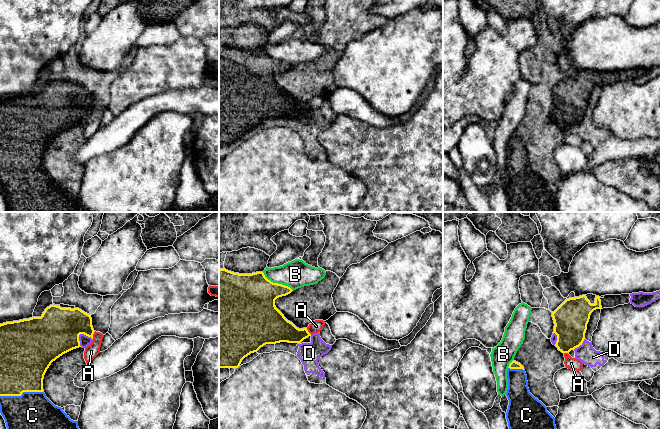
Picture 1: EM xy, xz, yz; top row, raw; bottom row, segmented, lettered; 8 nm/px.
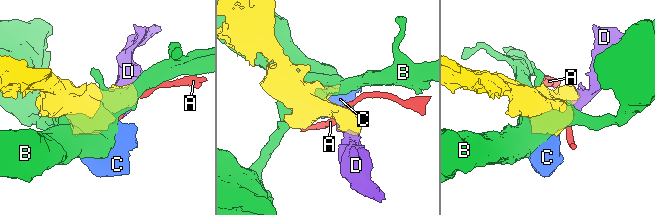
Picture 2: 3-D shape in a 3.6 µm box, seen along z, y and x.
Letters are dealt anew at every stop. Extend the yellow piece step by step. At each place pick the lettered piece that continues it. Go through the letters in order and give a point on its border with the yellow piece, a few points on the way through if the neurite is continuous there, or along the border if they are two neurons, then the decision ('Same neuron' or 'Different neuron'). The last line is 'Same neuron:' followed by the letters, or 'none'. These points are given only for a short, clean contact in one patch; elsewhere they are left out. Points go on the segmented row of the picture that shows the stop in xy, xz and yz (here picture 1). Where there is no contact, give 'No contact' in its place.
A: Touches yellow at xy (92, 335). Boundary: xy (95, 331), (92, 338). Different neuron
B: Touches yellow at xz (277, 283). Different neuron
C: Touches yellow at xy (21, 394). Same neuron
D: Touches yellow at xy (85, 334). Same neuron
Same neuron: C, D

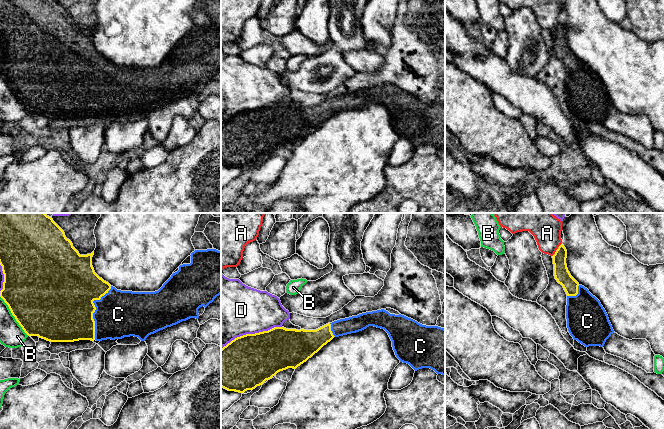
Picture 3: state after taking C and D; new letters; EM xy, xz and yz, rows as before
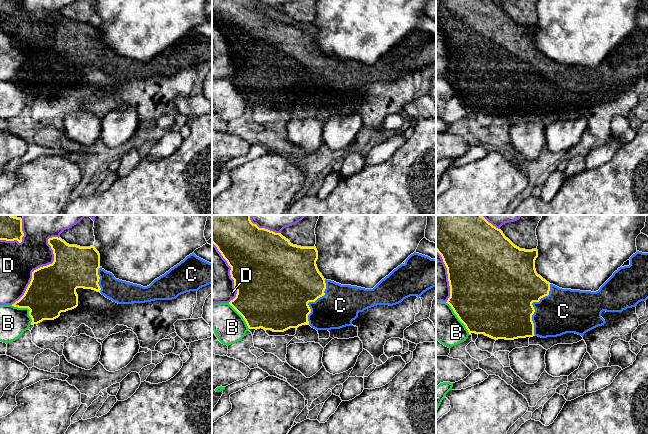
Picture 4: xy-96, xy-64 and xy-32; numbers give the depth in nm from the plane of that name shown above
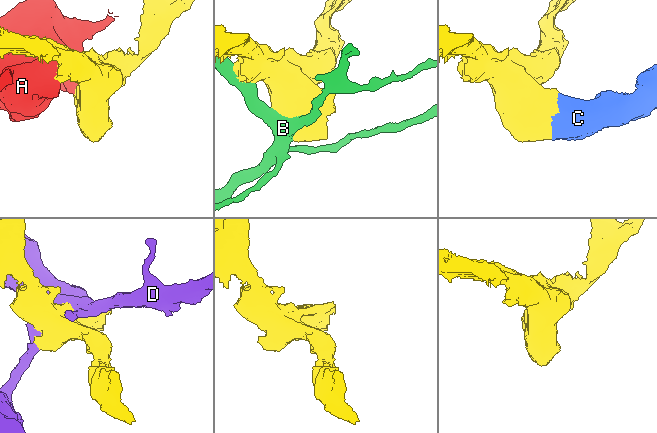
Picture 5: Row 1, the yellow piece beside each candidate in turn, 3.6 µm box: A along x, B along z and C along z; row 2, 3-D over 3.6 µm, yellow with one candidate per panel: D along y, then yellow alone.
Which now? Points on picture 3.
A: Touches yellow at yz (556, 250). Different neuron
B: Touches yellow at xy (13, 315). Different neuron
C: Touches yellow at xy (94, 311). Same neuron
D: Touches yellow at xz (251, 334). Different neuron
Same neuron: C

